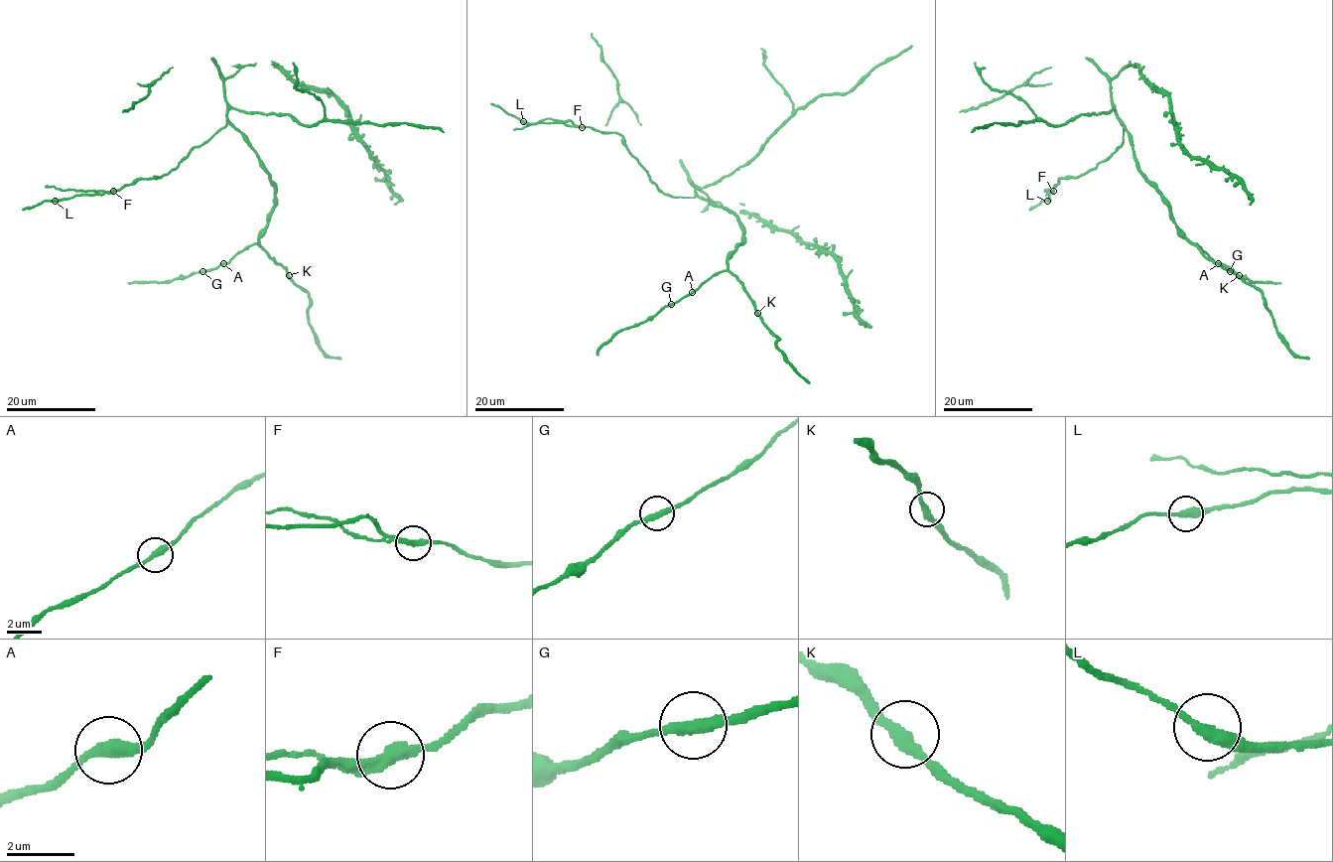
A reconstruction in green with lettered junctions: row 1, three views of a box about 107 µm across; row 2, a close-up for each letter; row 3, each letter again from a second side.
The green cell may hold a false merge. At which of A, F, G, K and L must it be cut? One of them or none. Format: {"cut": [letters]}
{"cut": ["F"]}

